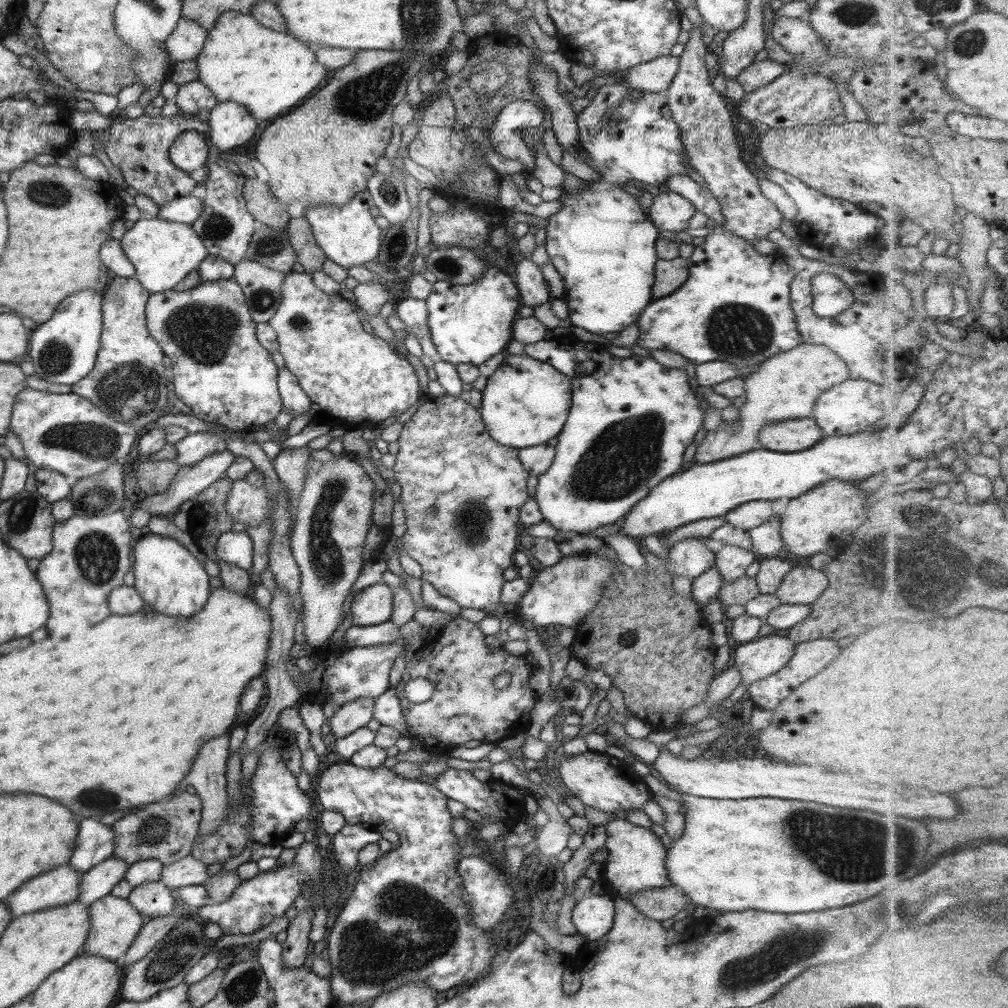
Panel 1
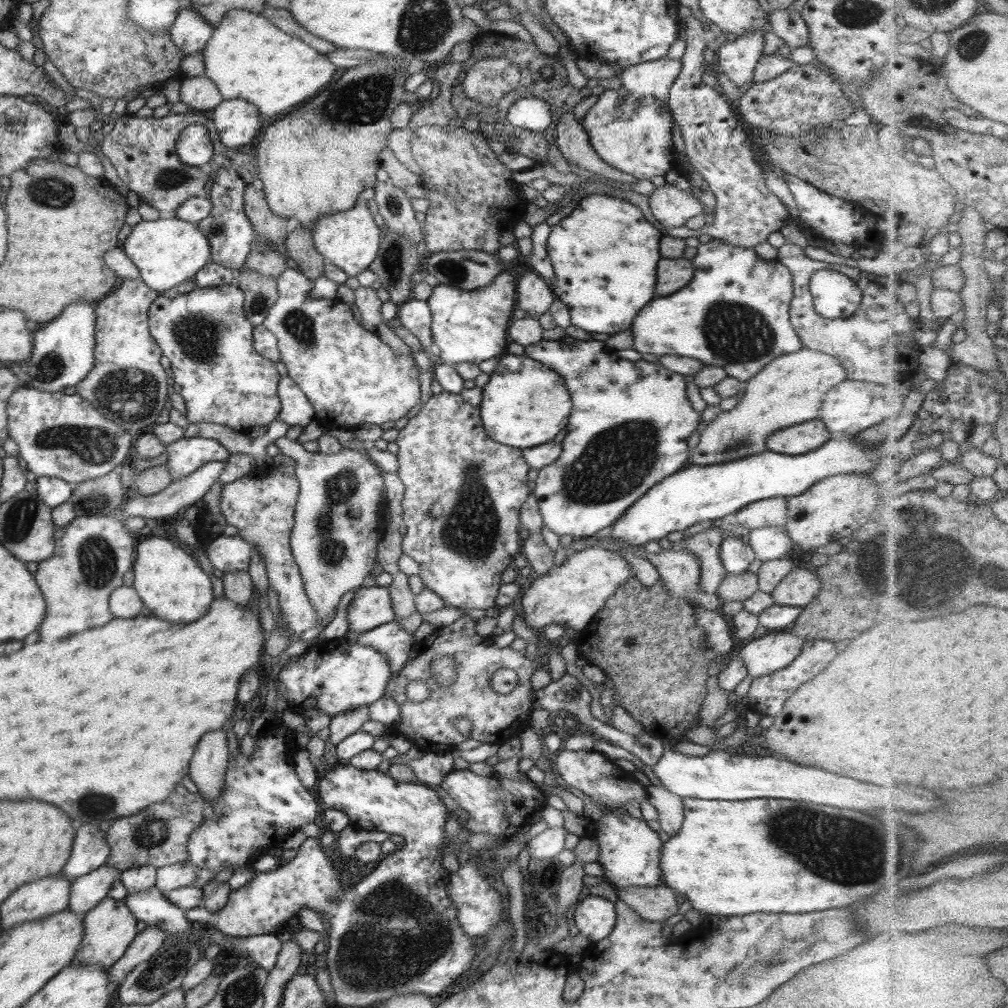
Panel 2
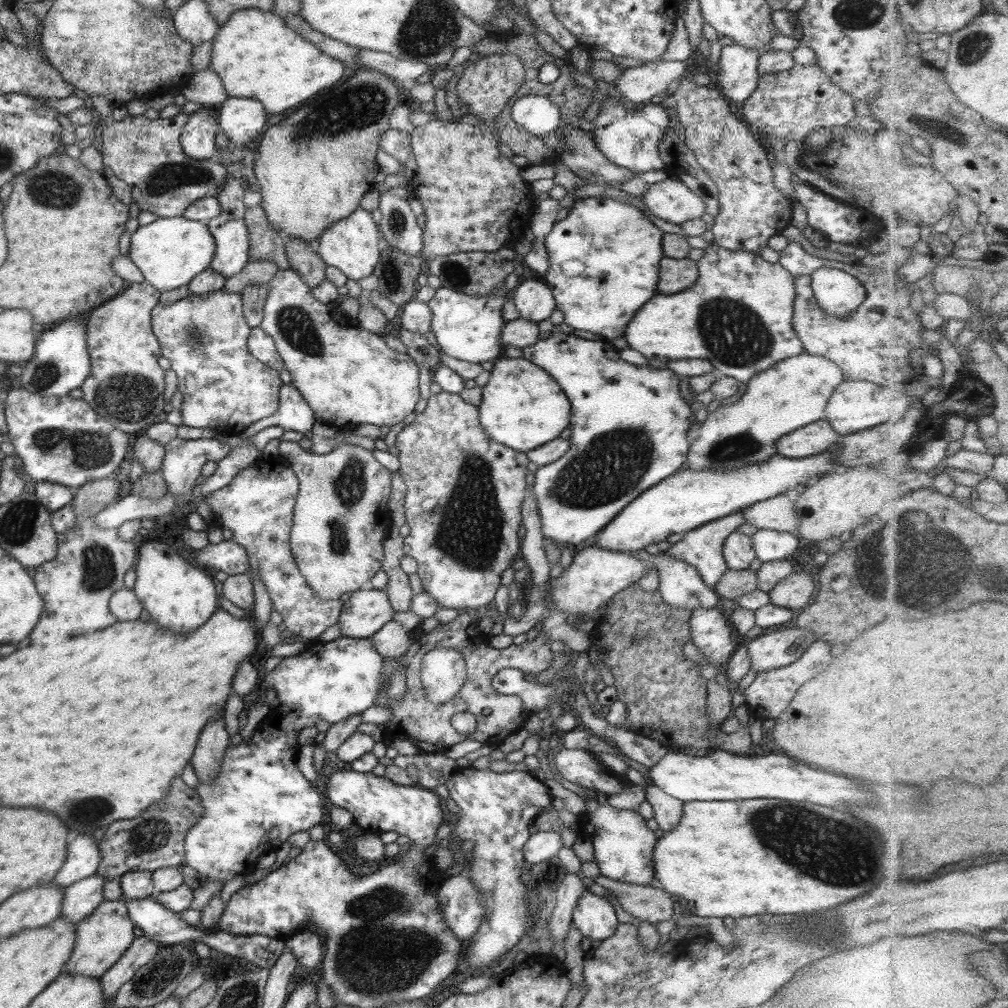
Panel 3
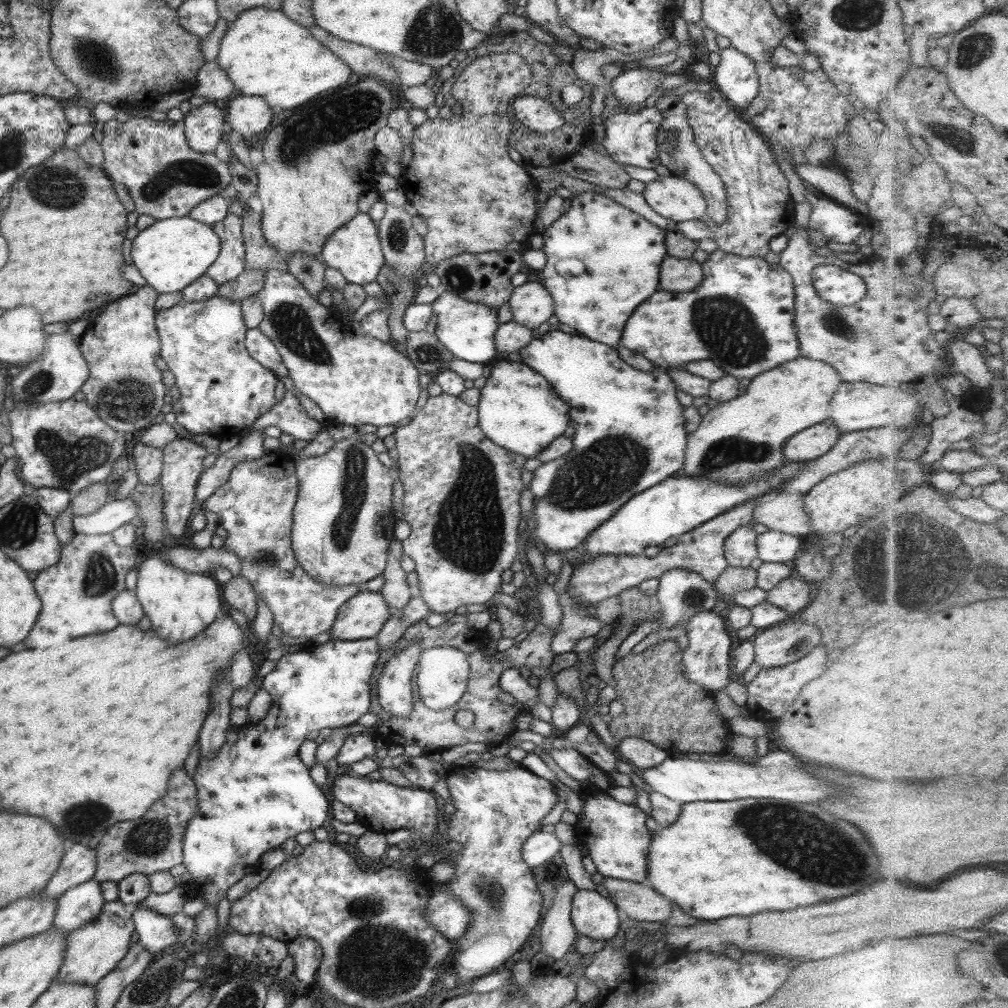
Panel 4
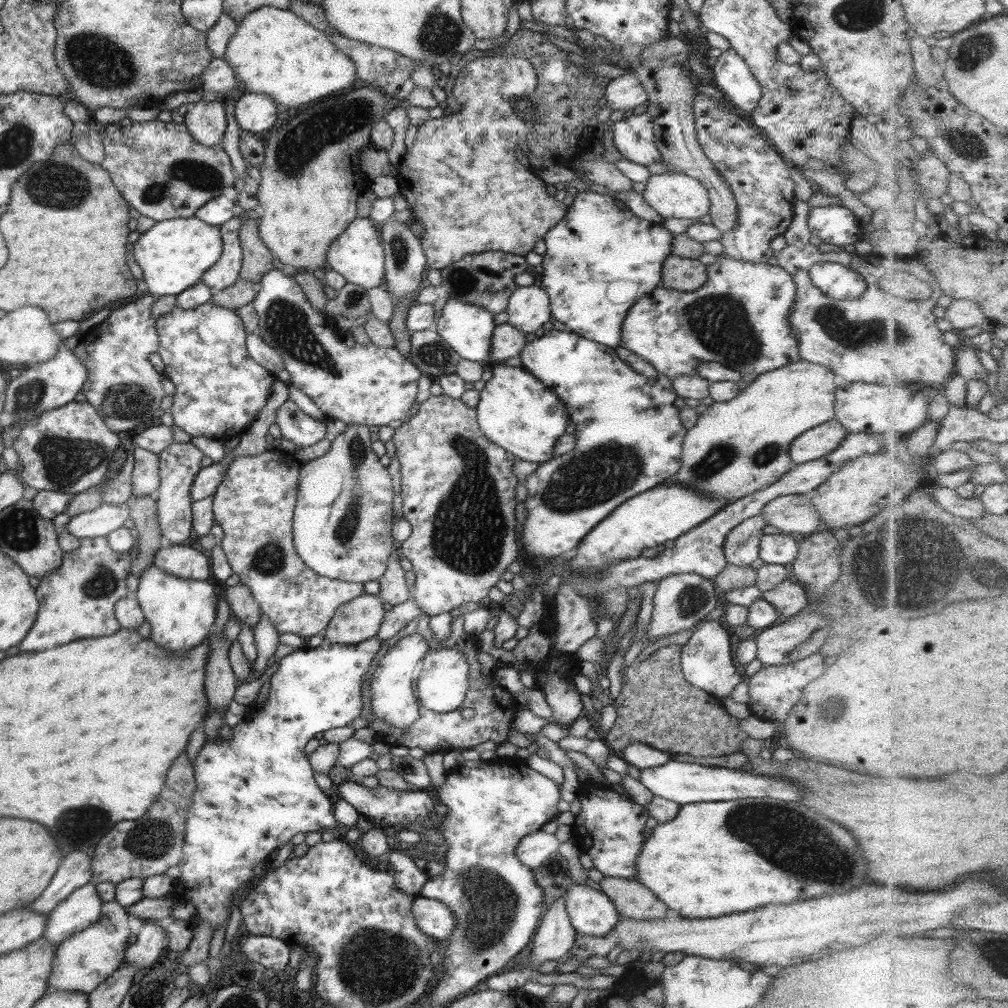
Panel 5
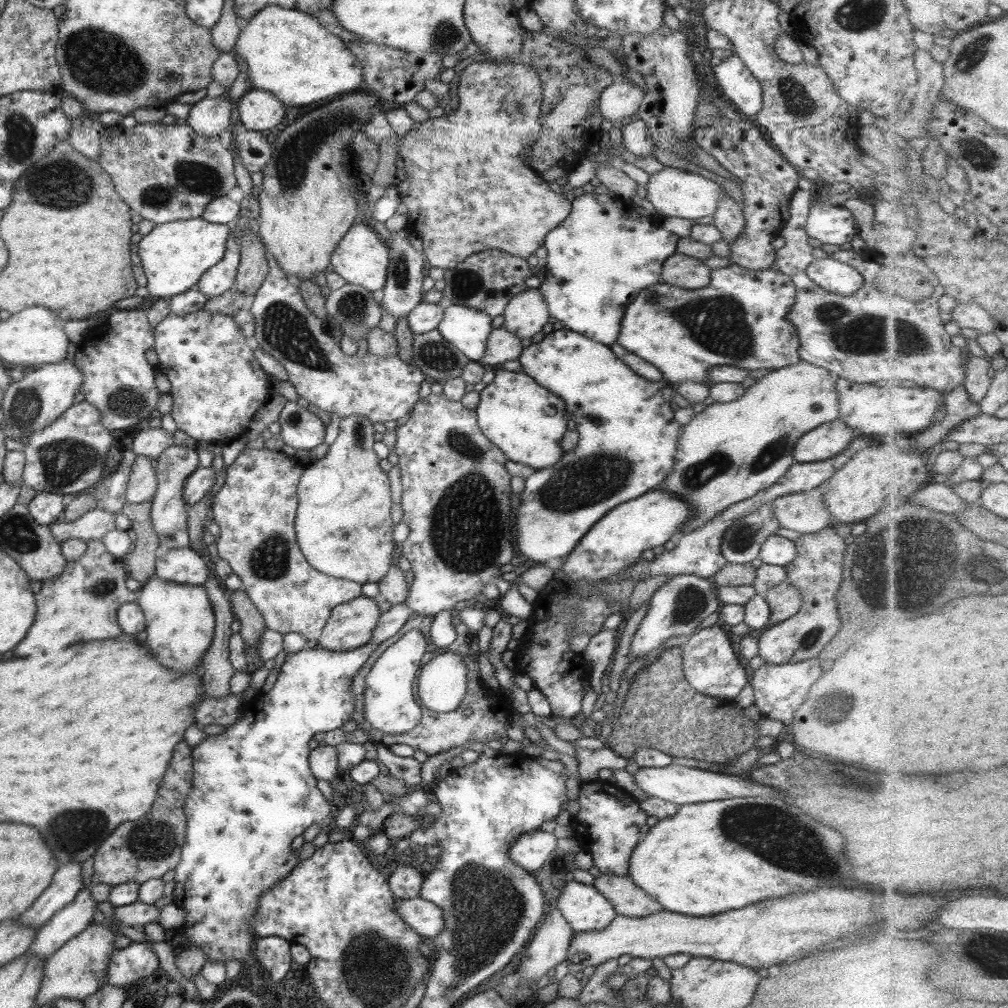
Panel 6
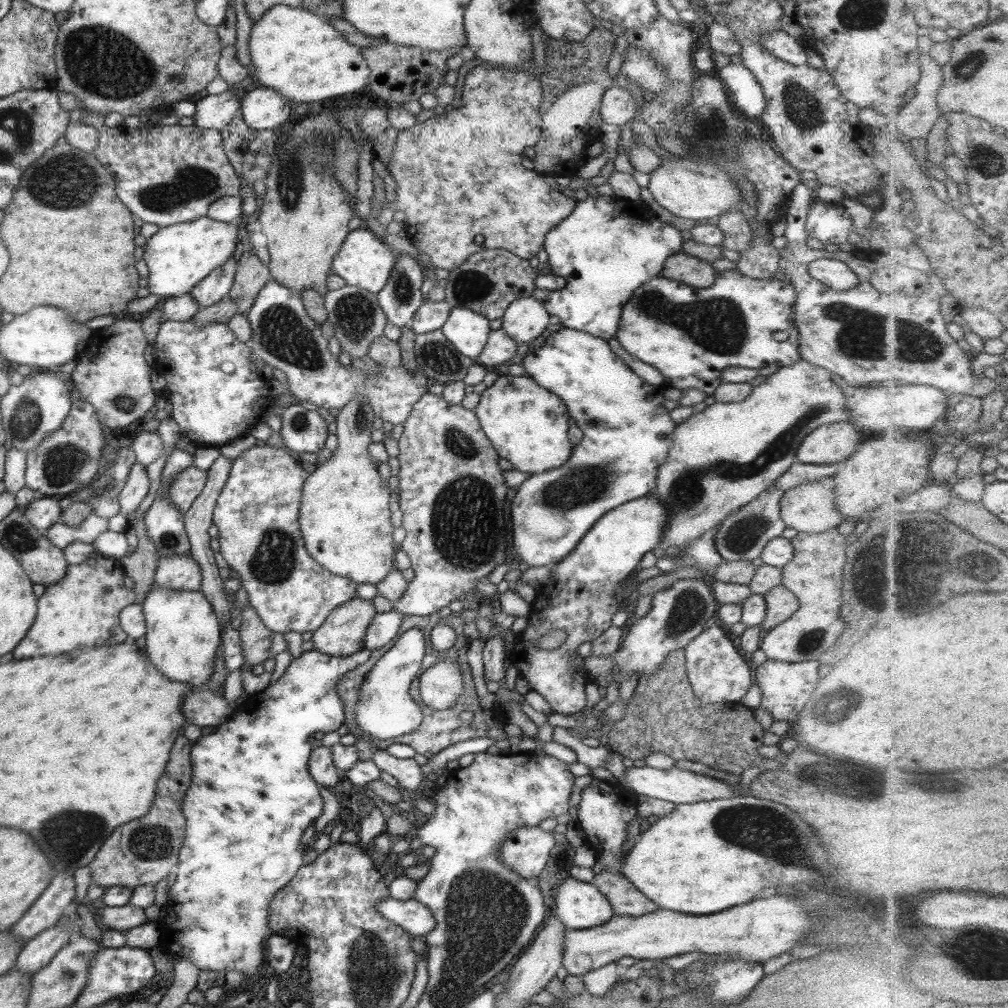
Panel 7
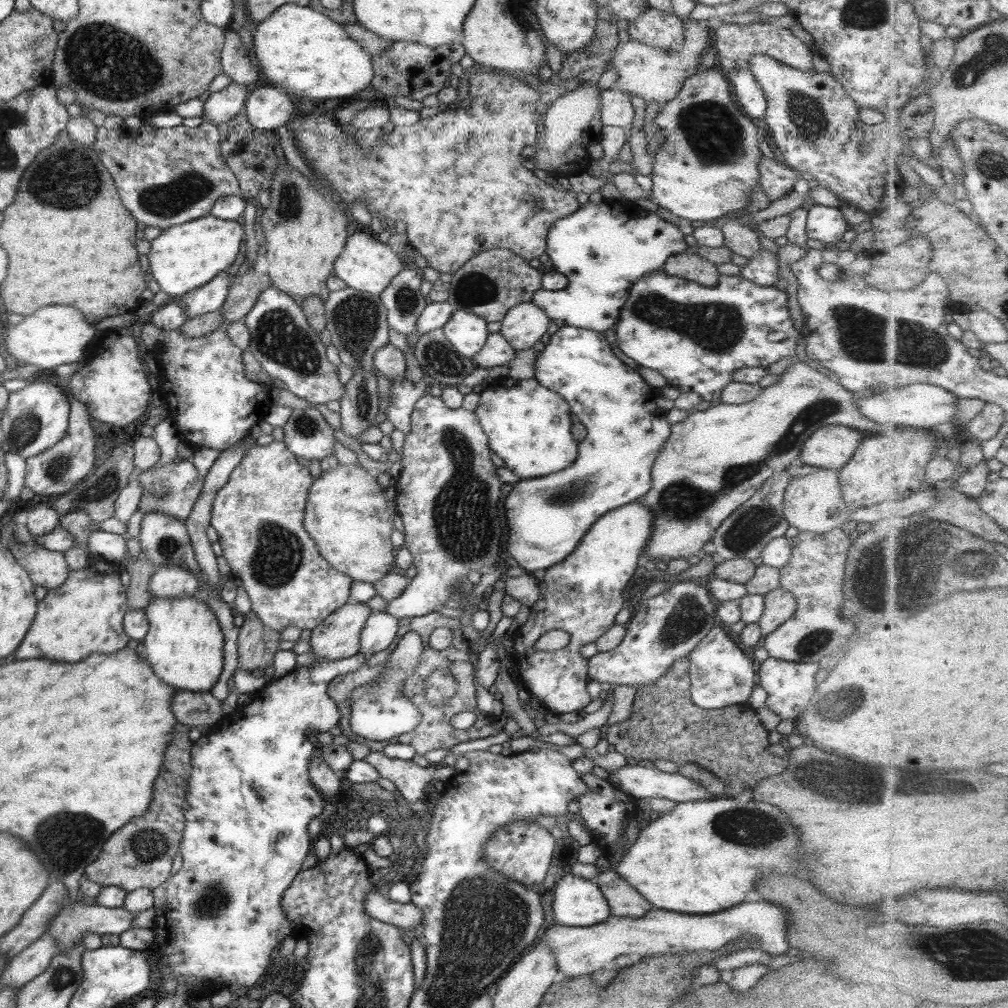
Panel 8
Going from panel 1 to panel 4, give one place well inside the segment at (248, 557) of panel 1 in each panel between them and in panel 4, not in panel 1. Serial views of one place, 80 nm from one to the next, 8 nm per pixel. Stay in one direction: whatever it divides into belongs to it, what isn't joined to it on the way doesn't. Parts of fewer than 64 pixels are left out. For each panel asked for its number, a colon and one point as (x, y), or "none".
2: (226, 553)
3: (226, 557)
4: (197, 561)

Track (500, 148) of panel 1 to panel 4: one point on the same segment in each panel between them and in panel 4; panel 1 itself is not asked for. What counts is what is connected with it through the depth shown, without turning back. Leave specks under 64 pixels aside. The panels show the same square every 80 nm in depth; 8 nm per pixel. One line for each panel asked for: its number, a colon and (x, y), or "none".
2: (534, 114)
3: (536, 114)
4: (537, 114)

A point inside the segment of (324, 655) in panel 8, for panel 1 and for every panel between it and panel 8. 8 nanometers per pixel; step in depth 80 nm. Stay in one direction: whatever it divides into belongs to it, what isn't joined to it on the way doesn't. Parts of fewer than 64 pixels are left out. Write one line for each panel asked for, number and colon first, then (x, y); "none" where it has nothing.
1: (371, 605)
2: (370, 606)
3: (365, 611)
4: (360, 617)
5: (359, 619)
6: (350, 624)
7: (343, 632)

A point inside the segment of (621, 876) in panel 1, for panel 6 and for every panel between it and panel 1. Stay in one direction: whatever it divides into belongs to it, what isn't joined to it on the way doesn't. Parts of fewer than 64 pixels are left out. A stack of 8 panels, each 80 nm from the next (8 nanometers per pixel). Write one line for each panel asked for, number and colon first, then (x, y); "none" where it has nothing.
2: (629, 851)
3: (623, 845)
4: (617, 841)
5: (607, 828)
6: (607, 824)

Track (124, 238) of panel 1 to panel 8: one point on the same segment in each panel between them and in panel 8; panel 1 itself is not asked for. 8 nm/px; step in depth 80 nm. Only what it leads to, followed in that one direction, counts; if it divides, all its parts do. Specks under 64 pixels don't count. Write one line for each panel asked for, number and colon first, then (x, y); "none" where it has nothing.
2: (167, 250)
3: (169, 251)
4: (170, 253)
5: (173, 254)
6: (173, 255)
7: (177, 256)
8: (185, 256)

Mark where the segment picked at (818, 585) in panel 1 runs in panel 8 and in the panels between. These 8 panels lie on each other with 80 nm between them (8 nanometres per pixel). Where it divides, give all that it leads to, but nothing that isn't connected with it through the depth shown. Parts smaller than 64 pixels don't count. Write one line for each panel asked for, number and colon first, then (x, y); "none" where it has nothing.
2: (799, 586)
3: (795, 591)
4: (792, 594)
5: (788, 597)
6: (784, 600)
7: (781, 603)
8: (779, 605)

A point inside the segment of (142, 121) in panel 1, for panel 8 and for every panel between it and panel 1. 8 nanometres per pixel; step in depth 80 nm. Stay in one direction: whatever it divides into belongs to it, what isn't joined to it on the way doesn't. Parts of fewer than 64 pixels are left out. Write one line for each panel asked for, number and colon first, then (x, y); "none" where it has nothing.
2: (141, 150)
3: (146, 154)
4: (163, 176)
5: (160, 171)
6: (165, 172)
7: (164, 175)
8: (164, 176)

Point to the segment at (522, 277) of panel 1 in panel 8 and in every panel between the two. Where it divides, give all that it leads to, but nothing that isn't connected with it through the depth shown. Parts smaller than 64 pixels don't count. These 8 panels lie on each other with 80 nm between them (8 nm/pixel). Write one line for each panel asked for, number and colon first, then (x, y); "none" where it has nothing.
2: (534, 295)
3: (533, 300)
4: (530, 304)
5: (528, 307)
6: (525, 313)
7: (524, 319)
8: (523, 324)

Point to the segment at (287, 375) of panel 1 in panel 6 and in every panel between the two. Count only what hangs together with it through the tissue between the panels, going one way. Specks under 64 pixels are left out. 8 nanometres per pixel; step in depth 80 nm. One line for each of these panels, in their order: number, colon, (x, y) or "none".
2: (295, 410)
3: (293, 414)
4: (287, 415)
5: (301, 430)
6: (299, 429)

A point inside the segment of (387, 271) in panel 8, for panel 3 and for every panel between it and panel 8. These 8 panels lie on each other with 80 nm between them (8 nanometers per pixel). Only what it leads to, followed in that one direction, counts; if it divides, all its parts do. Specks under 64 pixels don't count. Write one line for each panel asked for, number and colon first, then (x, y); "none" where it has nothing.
3: (350, 244)
4: (353, 249)
5: (355, 253)
6: (360, 258)
7: (362, 260)

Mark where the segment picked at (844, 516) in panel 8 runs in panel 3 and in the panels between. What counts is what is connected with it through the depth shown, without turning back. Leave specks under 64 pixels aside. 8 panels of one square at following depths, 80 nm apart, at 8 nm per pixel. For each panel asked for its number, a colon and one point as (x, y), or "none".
3: (776, 513)
4: (783, 512)
5: (793, 513)
6: (803, 512)
7: (808, 508)

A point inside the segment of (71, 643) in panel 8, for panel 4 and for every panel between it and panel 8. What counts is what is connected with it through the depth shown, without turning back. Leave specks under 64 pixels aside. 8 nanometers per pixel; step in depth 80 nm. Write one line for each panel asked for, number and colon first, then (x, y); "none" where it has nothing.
4: (76, 592)
5: (76, 600)
6: (79, 604)
7: (81, 609)

